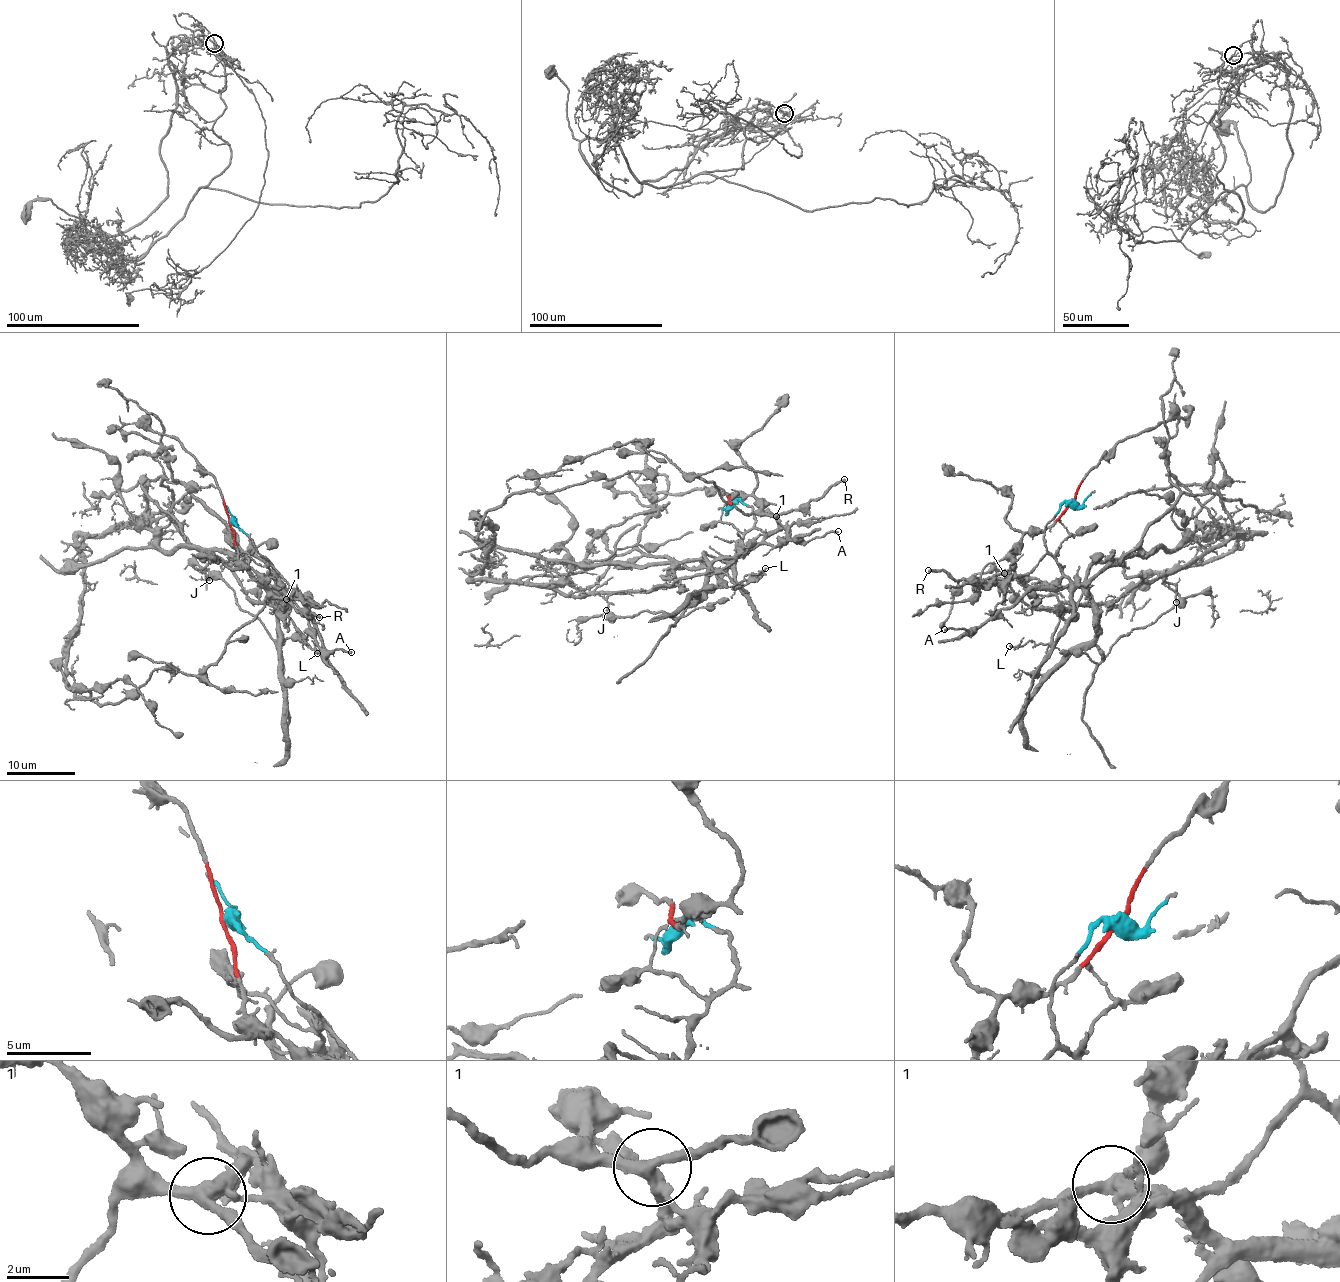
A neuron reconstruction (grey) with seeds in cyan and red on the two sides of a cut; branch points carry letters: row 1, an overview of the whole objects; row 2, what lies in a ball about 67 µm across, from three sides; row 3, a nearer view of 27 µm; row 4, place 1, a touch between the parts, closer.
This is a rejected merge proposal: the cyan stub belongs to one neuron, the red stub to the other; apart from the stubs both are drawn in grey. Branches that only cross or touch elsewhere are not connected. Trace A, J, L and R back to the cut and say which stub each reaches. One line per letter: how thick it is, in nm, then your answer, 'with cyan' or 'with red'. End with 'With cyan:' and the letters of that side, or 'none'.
A: 200 nm thick; with red
J: 140 nm thick; with red
L: 160 nm thick; with red
R: 260 nm thick; with red
With cyan: none

